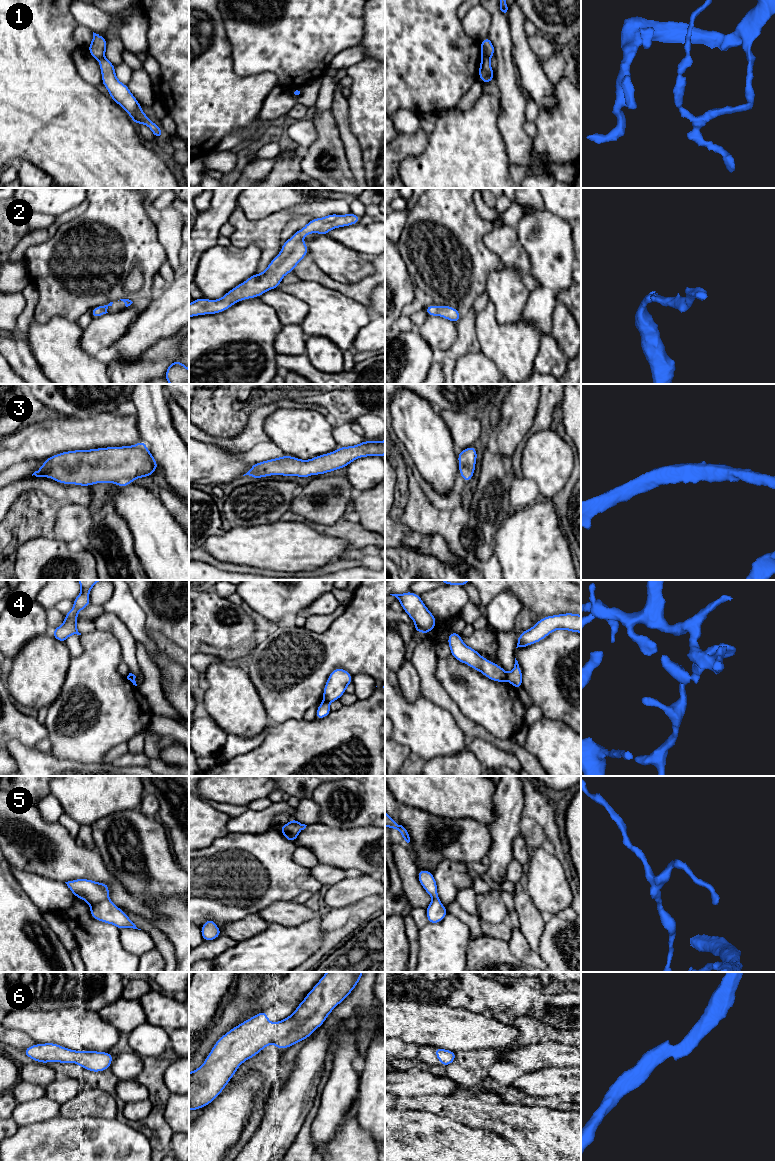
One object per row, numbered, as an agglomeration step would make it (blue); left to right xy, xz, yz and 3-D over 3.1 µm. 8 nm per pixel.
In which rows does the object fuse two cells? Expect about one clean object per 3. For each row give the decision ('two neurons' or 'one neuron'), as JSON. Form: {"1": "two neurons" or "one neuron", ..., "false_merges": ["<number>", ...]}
{"1": "two neurons", "2": "one neuron", "3": "one neuron", "4": "two neurons", "5": "two neurons", "6": "one neuron", "false_merges": ["1", "4", "5"]}

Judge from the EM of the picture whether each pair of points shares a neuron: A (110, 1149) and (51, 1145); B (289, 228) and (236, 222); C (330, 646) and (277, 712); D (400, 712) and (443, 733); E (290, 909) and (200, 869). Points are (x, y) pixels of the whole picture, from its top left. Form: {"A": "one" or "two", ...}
{"A": "one", "B": "two", "C": "one", "D": "one", "E": "two"}

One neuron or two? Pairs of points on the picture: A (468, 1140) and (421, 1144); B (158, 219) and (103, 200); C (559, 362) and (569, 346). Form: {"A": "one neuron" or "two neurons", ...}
{"A": "one neuron", "B": "two neurons", "C": "two neurons"}

